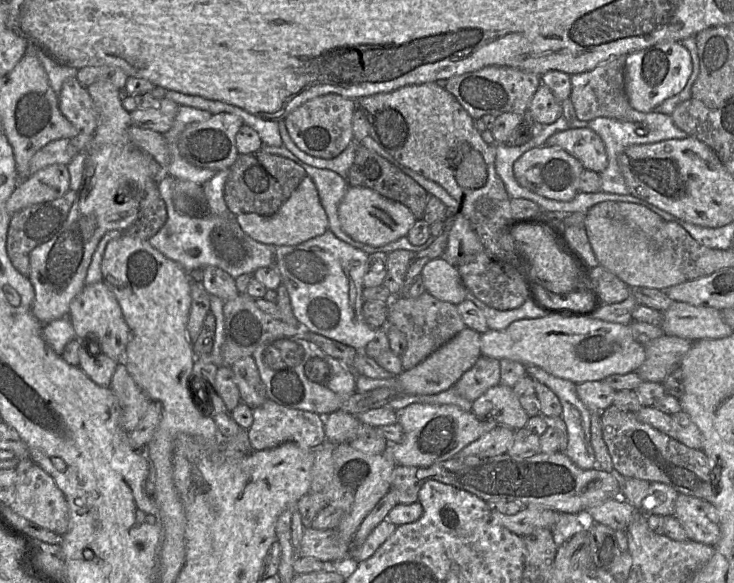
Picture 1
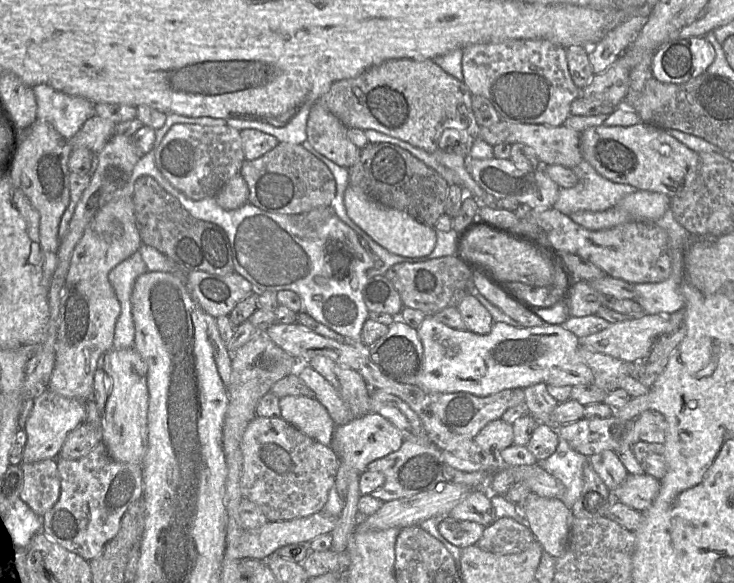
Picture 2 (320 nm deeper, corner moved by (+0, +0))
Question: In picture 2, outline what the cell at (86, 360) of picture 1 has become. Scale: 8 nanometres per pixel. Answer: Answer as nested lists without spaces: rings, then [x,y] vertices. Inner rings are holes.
[[[46,390],[34,399],[32,410],[25,423],[26,443],[22,454],[22,463],[56,459],[68,434],[85,422],[85,419],[85,402],[66,398]]]

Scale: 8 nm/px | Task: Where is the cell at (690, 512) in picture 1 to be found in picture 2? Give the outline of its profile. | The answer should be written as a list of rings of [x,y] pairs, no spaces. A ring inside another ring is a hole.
[[[645,473],[628,474],[624,482],[613,491],[613,499],[644,513],[652,505],[660,487],[659,480]]]

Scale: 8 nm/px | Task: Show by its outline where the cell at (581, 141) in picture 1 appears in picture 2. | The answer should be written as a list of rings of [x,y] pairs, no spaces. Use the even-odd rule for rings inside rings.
[[[499,121],[490,127],[480,127],[479,139],[485,141],[490,146],[500,143],[515,144],[521,143],[530,147],[542,165],[561,165],[572,169],[582,160],[580,151],[580,132],[561,126],[546,126],[543,124],[522,124]]]

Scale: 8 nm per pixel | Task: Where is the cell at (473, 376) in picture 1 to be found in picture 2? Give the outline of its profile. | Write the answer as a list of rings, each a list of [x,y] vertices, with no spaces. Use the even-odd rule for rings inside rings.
[[[521,388],[505,389],[484,397],[468,392],[428,393],[428,405],[440,421],[450,432],[468,439],[474,439],[489,422],[501,419],[507,409],[524,401],[524,389]]]

